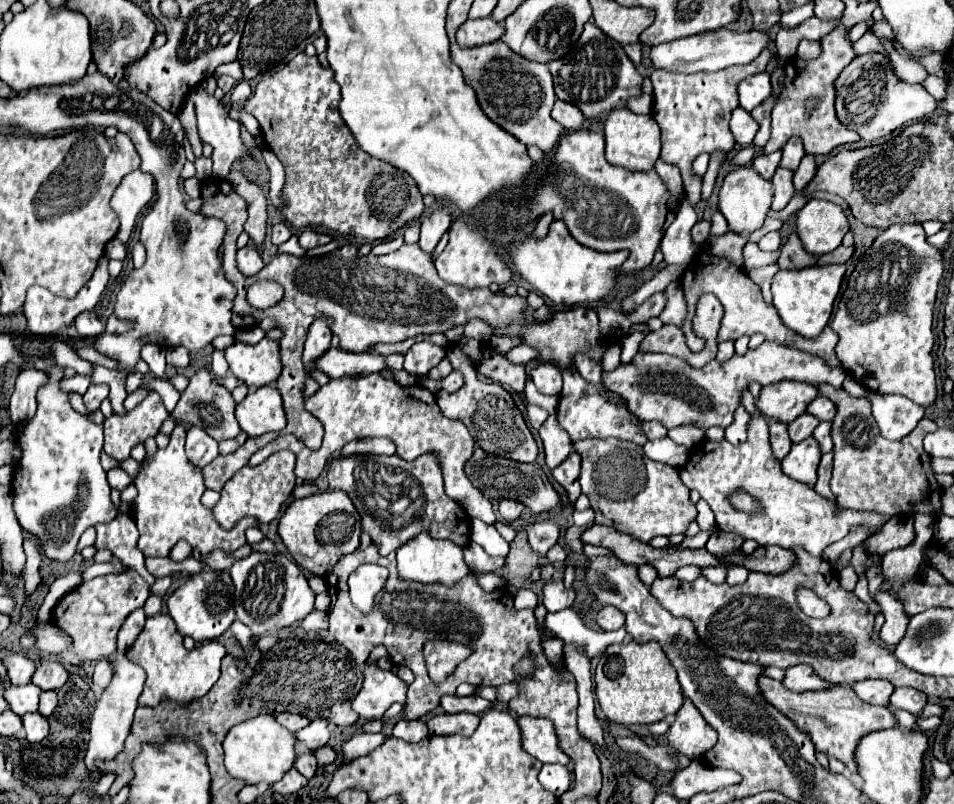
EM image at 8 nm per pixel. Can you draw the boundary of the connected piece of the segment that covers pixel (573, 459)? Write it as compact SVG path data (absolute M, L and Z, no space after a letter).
M572 452L560 466L556 466L552 470L554 478L566 488L568 498L570 498L572 504L582 494L580 492L580 482L578 482L578 478L580 478L580 464L582 464L582 456L578 452Z

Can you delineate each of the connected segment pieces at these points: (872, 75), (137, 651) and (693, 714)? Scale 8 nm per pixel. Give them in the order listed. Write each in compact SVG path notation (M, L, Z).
M882 52L856 56L836 78L836 116L848 128L860 134L862 140L872 142L900 128L902 124L916 122L934 112L938 102L924 88L924 84L910 84L896 76L894 66Z
M156 614L146 620L144 632L136 638L136 644L128 648L126 656L132 656L132 662L142 666L146 672L144 692L138 700L140 706L158 706L162 700L170 700L170 694L176 704L186 706L194 698L204 696L216 684L220 660L224 658L224 646L220 642L202 642L194 650L186 650L182 644L182 634L176 630L172 616Z
M684 698L682 708L676 712L668 730L668 744L688 758L700 758L702 752L716 744L716 730L708 726L692 700Z

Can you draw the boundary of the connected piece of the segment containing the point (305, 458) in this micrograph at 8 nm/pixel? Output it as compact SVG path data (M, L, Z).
M378 372L360 376L360 378L340 378L340 380L330 380L326 386L320 386L316 394L304 400L304 406L308 412L316 414L324 422L326 434L324 434L322 448L308 450L302 440L296 440L296 436L280 434L274 442L258 450L248 460L248 466L258 466L270 454L288 448L298 458L296 476L302 480L316 480L318 474L328 464L330 456L350 440L386 436L394 440L396 454L400 454L404 460L414 460L424 452L436 452L442 462L446 494L454 502L458 502L470 518L480 518L486 524L496 522L490 500L484 498L484 494L472 486L472 482L466 478L466 472L464 472L464 466L474 452L472 436L468 434L466 426L460 420L450 420L440 412L440 406L436 404L436 396L428 392L424 386L418 386L418 384L400 386L396 380L384 380Z

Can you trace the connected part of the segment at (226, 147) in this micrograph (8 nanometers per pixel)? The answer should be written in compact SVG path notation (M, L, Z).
M196 86L192 92L190 92L190 98L194 98L194 106L196 106L196 118L198 118L198 134L200 134L200 140L210 144L214 148L214 154L212 154L212 175L226 179L231 170L231 164L242 156L250 156L252 150L242 142L242 136L240 136L240 124L236 120L232 120L224 108L222 102L218 102L216 98L208 96L206 90L202 86Z

